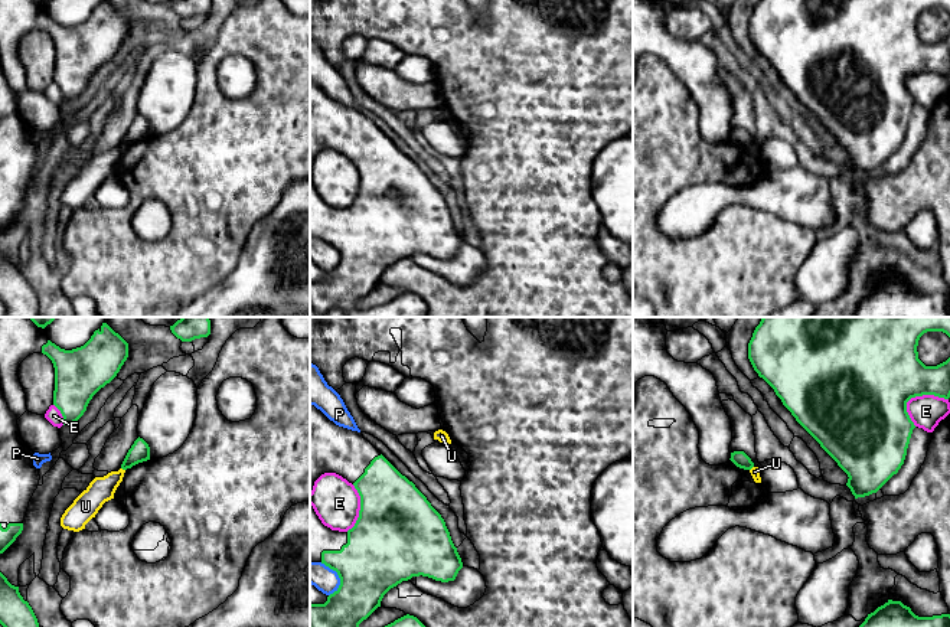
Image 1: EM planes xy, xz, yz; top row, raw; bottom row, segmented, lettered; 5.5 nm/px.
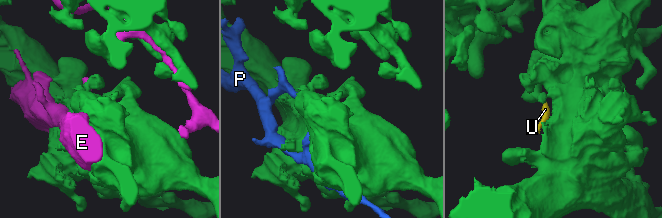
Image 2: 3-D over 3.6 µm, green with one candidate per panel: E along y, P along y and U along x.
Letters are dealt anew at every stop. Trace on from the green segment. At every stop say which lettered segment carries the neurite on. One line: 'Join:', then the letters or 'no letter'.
Join: no letter

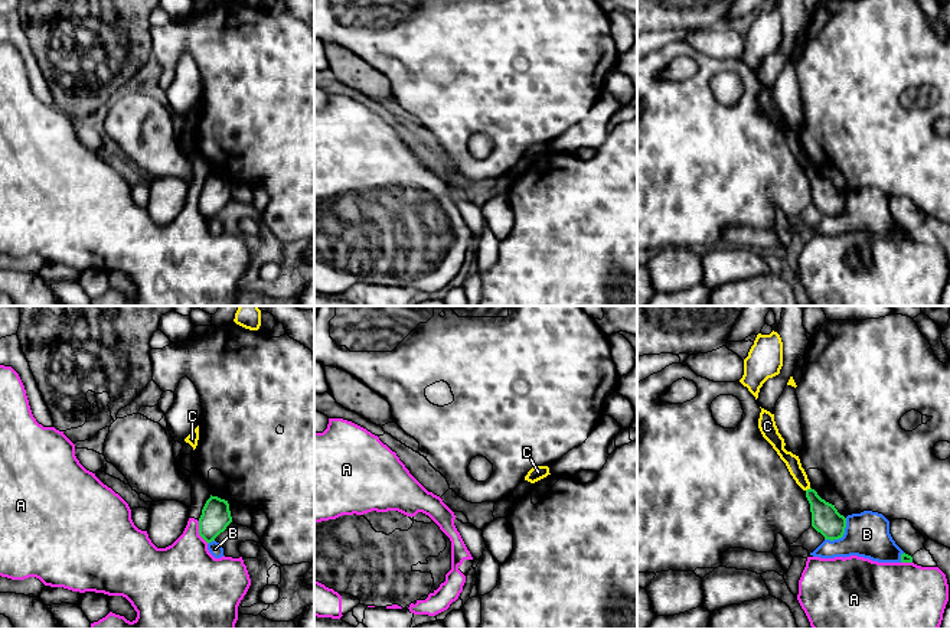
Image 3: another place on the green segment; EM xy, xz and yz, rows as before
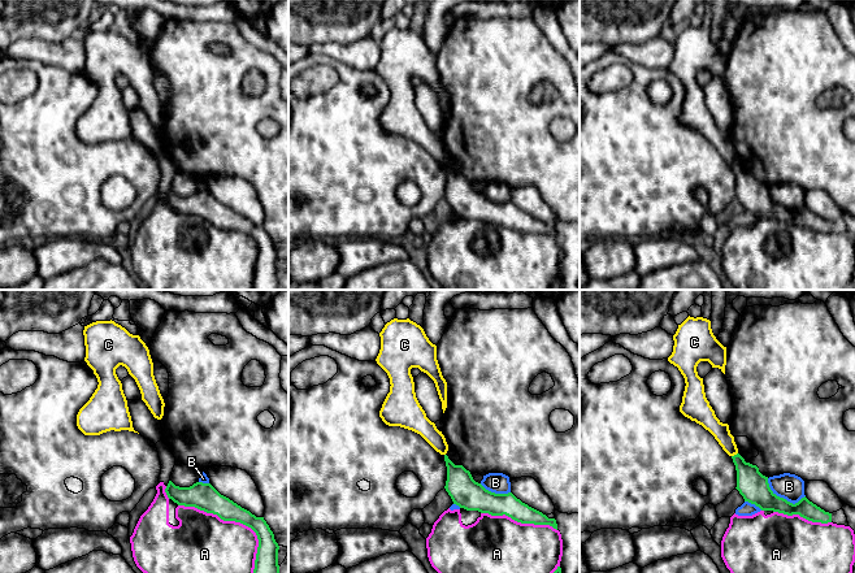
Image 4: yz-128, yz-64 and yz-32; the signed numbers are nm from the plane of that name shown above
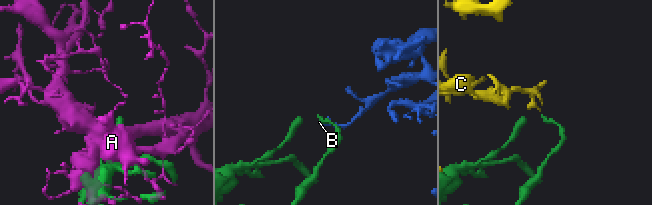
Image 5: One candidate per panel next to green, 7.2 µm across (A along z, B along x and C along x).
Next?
Join: no letter

